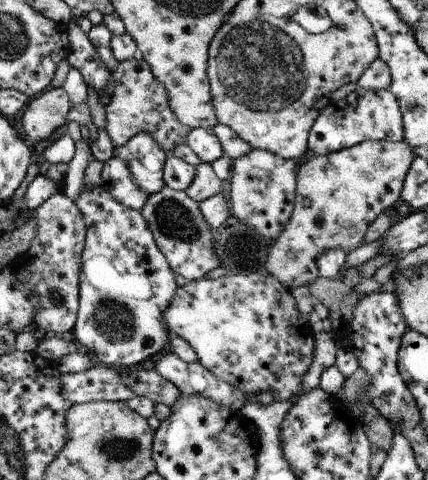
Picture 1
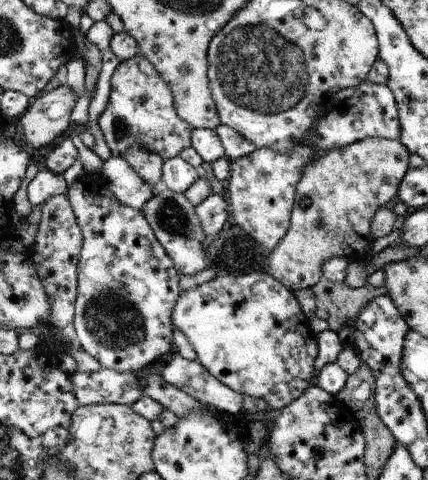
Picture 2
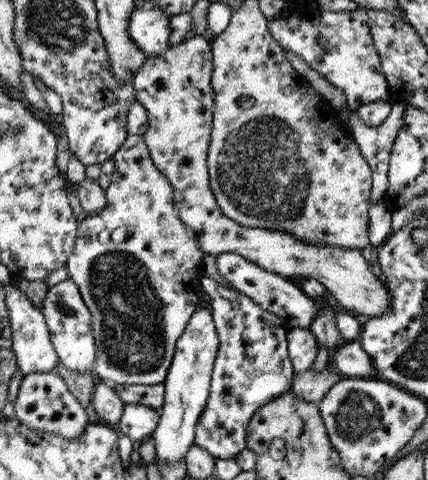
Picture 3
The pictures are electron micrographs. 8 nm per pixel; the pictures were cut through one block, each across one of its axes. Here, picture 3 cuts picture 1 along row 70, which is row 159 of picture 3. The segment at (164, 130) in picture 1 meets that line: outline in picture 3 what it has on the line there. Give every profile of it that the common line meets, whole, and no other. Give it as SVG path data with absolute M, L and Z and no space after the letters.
M127 136L127 140L123 142L123 146L113 154L113 174L109 176L111 182L109 186L103 190L105 198L107 198L107 206L103 206L103 210L95 216L85 216L79 222L79 236L75 242L75 250L71 252L71 258L67 258L67 278L71 278L77 286L79 286L79 296L83 296L83 304L87 304L87 310L91 312L91 328L93 328L93 336L97 340L97 350L95 350L95 370L91 372L93 378L97 382L107 382L107 384L135 384L135 386L157 386L163 384L167 380L167 372L171 370L171 362L175 356L175 346L177 340L183 336L191 316L195 314L195 310L199 310L199 298L203 294L201 288L201 270L199 270L199 262L203 260L203 250L199 250L197 240L193 238L193 234L187 230L187 226L183 224L183 220L179 218L177 210L175 210L175 198L173 198L173 186L169 182L169 178L153 164L151 154L147 144L143 142L143 136Z

